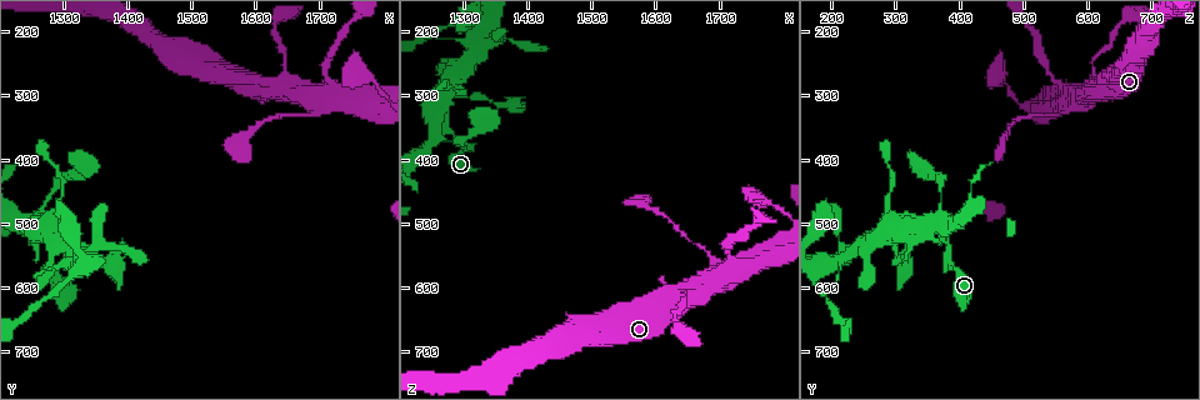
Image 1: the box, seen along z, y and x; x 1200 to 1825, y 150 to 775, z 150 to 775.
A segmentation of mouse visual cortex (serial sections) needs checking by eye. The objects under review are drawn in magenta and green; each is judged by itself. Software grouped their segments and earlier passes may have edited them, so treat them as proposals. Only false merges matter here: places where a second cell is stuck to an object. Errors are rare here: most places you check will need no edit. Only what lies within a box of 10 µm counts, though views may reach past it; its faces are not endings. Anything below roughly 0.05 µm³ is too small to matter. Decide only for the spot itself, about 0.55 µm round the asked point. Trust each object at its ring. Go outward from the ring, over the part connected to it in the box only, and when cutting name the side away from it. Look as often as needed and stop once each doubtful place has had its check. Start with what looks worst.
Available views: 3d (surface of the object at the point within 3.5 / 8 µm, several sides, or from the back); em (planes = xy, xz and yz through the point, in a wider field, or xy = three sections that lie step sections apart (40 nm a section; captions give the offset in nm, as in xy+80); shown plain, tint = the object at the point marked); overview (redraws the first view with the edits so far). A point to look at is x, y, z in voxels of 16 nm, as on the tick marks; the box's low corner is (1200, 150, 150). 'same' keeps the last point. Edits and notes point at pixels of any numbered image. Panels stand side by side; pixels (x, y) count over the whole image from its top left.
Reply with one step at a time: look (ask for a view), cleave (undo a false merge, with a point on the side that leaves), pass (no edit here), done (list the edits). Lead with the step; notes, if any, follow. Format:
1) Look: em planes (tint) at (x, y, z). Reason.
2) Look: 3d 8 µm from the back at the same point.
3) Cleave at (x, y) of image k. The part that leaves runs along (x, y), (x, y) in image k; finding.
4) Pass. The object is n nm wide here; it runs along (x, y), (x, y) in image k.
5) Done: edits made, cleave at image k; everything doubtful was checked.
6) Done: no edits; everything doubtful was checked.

Look: 3d 3.5 µm at (1305, 535, 385). Calibre changes.

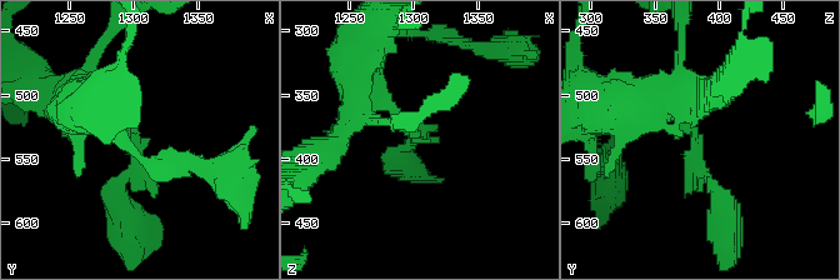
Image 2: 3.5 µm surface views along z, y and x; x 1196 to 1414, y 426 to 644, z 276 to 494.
Look: em xy step 2 (plain) at (1302, 534, 384). Need the tissue.

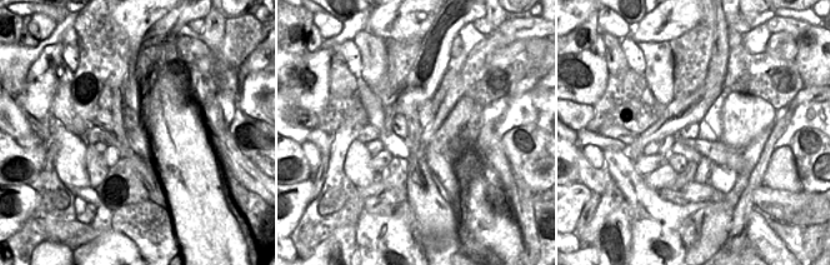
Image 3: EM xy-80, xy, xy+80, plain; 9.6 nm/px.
Look: em xy step 2 (tint) at the same point. With the object marked.

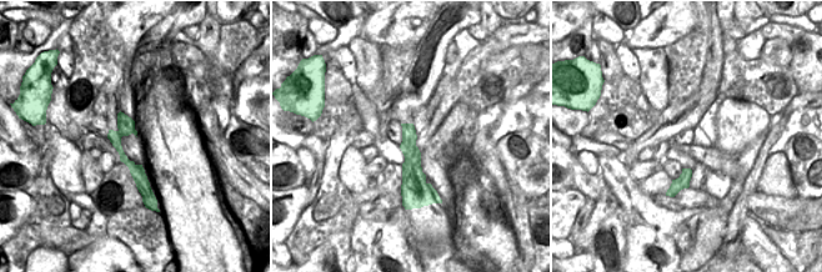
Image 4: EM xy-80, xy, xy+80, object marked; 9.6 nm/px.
Pass. The object is 170 nm wide here; it runs along (120, 116), (119, 150), (146, 191) in image 4; one cell here.

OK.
Look: 3d 8 µm at (1255, 510, 355). Sudden change in width.

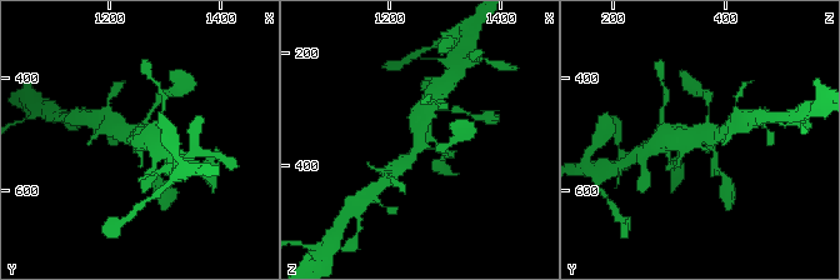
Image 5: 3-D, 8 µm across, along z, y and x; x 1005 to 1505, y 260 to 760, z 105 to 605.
Look: em xy step 2 (tint) at the same point. 4 arms meet here; the arms are 150, 150, 350, 500 nm wide.

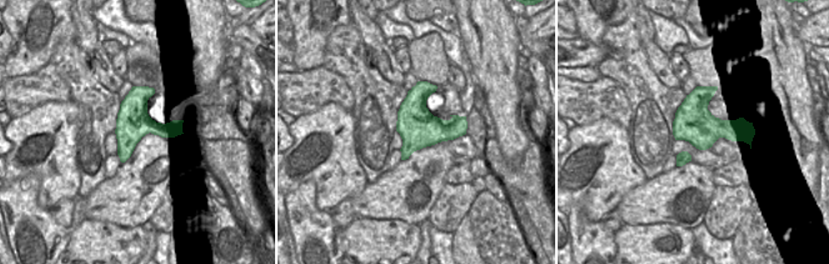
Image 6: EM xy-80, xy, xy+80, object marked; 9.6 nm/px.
Pass. The object is 380 nm wide here; it runs along (445, 155), (418, 138), (423, 106) in image 5; one cell here.

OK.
Look: 3d 8 µm at (1720, 290, 575). Looks like a crossing.

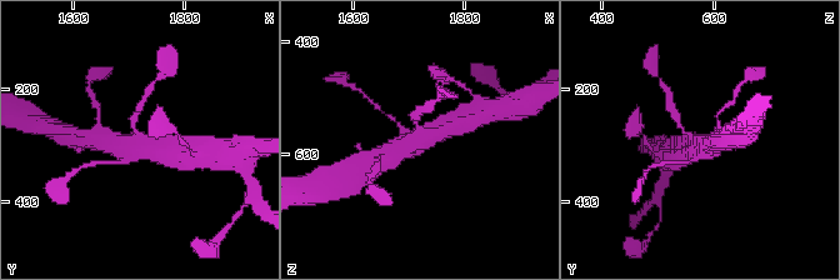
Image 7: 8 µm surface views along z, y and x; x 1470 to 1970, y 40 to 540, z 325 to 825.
Look: em xy step 5 (tint) at the same point. 4 arms meet here; the arms are 150, 150, 600, 600 nm wide; shape alone is not enough.

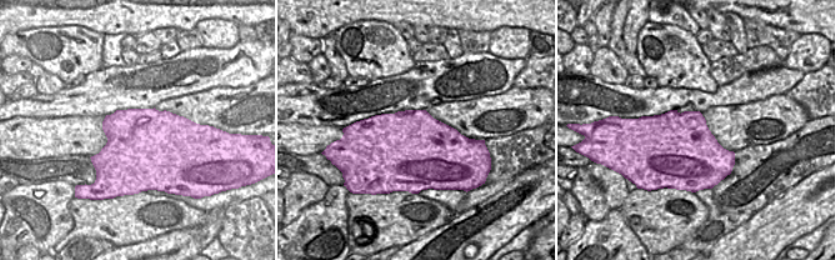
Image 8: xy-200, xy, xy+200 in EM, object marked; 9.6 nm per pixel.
Pass. It runs along (383, 161), (411, 143), (445, 129) in image 7; all the same cell.

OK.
Done: no edits; everything doubtful was checked.

